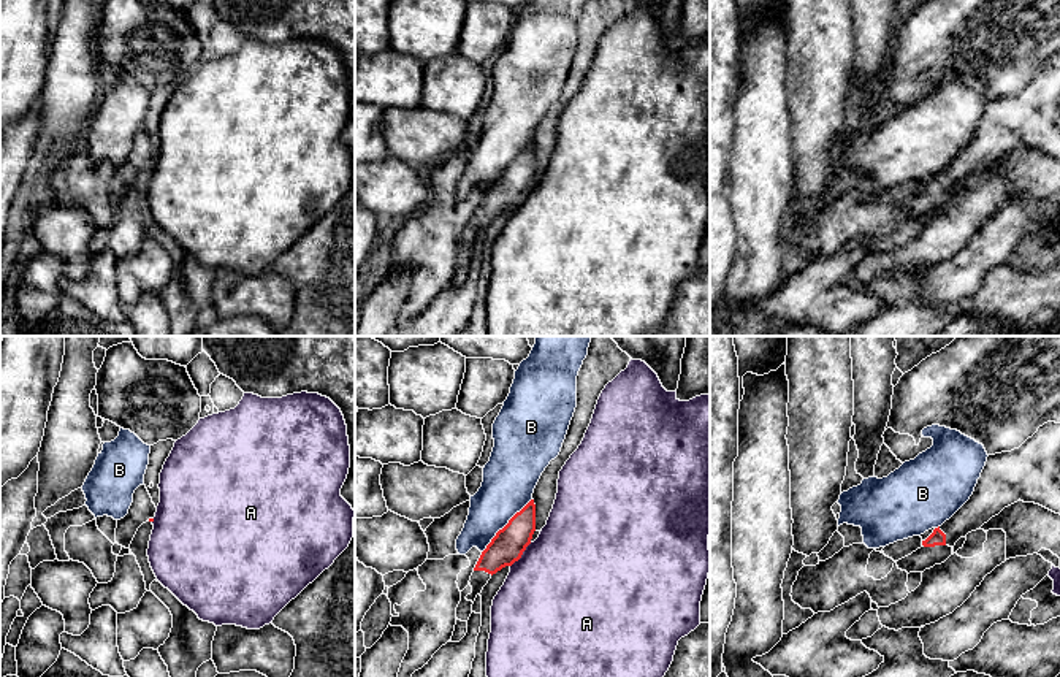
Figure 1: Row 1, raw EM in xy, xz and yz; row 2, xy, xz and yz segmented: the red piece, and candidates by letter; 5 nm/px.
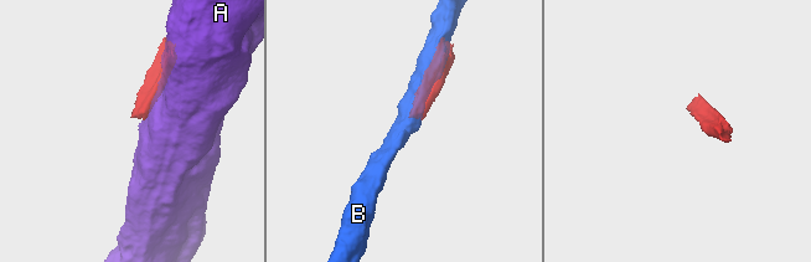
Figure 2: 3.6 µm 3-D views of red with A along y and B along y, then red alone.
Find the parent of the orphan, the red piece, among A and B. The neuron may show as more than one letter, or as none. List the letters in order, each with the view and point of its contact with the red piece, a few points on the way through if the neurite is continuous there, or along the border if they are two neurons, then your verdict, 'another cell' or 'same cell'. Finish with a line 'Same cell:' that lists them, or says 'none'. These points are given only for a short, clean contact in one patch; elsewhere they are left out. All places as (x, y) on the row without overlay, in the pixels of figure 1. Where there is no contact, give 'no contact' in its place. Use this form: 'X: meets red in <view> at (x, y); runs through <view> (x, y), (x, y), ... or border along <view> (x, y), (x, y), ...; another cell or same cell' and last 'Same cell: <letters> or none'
A: meets red in xz at (522, 198); border along xz (531, 187), (510, 211); another cell
B: meets red in xz at (506, 170); another cell
Same cell: none

